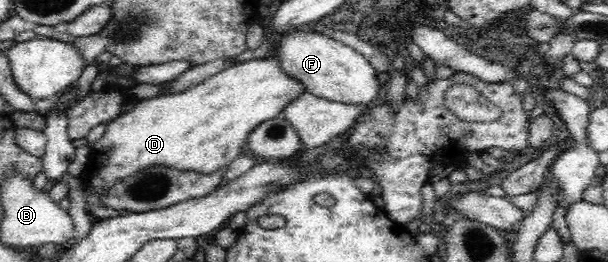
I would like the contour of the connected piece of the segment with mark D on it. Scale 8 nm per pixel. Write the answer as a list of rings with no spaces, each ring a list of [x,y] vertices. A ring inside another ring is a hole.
[[[270,56],[233,65],[190,90],[142,99],[131,111],[108,122],[102,137],[92,143],[84,173],[87,179],[85,189],[100,195],[110,186],[132,177],[138,170],[154,165],[212,175],[243,154],[242,148],[253,128],[261,125],[262,122],[276,118],[294,98],[304,91],[303,85],[294,81],[286,71],[282,70],[278,59]]]

